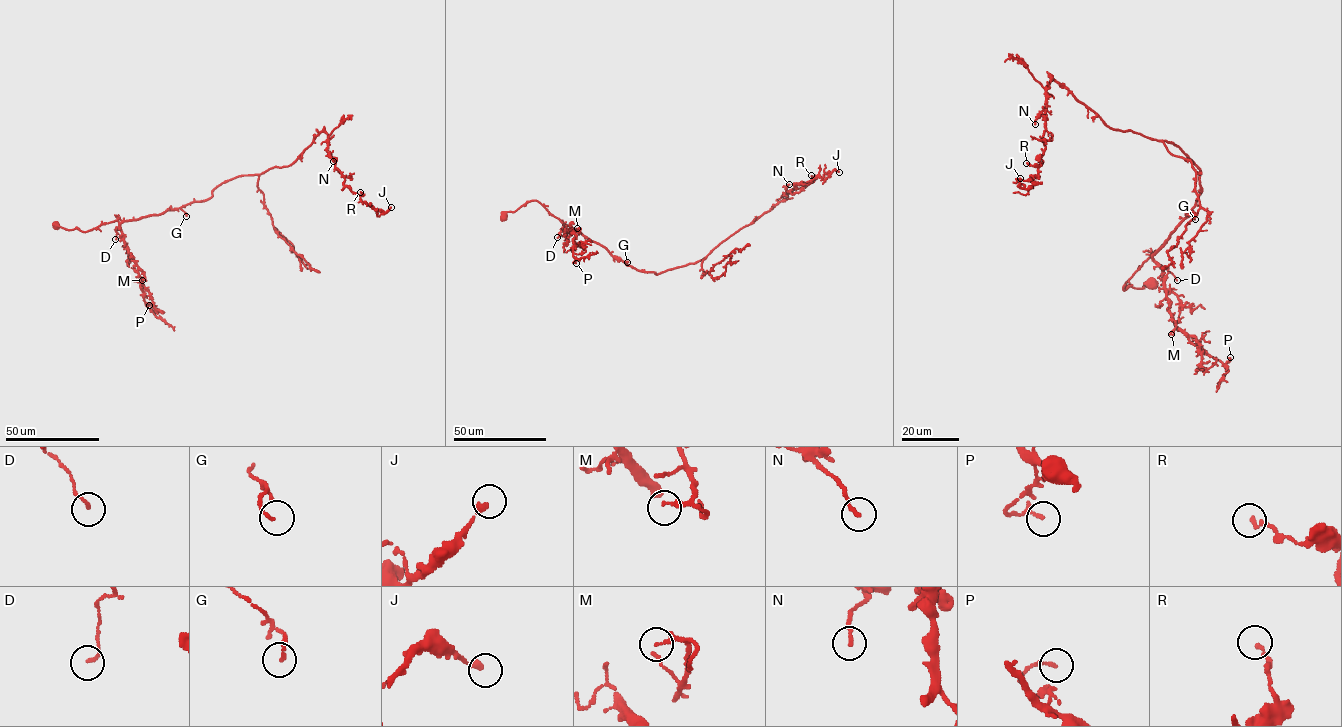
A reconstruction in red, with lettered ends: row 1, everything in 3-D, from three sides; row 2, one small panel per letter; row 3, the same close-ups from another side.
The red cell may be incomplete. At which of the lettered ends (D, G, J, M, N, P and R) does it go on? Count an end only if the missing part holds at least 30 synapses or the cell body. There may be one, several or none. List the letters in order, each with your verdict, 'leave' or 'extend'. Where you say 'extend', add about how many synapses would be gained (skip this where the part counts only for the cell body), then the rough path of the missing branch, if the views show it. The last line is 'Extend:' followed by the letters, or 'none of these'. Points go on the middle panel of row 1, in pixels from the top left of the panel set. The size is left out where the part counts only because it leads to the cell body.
D: leave
G: leave
J: leave
M: leave
N: leave
P: leave
R: leave
Extend: none of these

